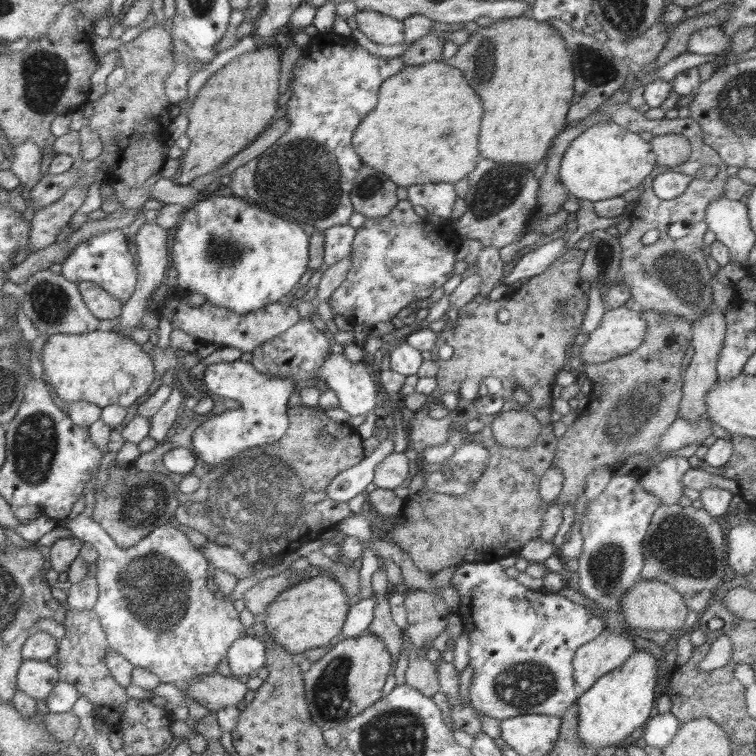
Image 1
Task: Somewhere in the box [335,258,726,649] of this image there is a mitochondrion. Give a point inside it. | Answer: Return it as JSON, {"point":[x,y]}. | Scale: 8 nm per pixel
{"point":[679,546]}

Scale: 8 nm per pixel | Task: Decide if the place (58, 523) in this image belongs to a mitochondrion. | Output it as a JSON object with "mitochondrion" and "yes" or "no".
{"mitochondrion":"no"}

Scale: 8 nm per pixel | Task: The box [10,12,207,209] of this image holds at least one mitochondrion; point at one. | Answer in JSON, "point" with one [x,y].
{"point":[46,76]}

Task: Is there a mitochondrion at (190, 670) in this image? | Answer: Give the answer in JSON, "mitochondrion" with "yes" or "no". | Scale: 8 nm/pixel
{"mitochondrion":"no"}

